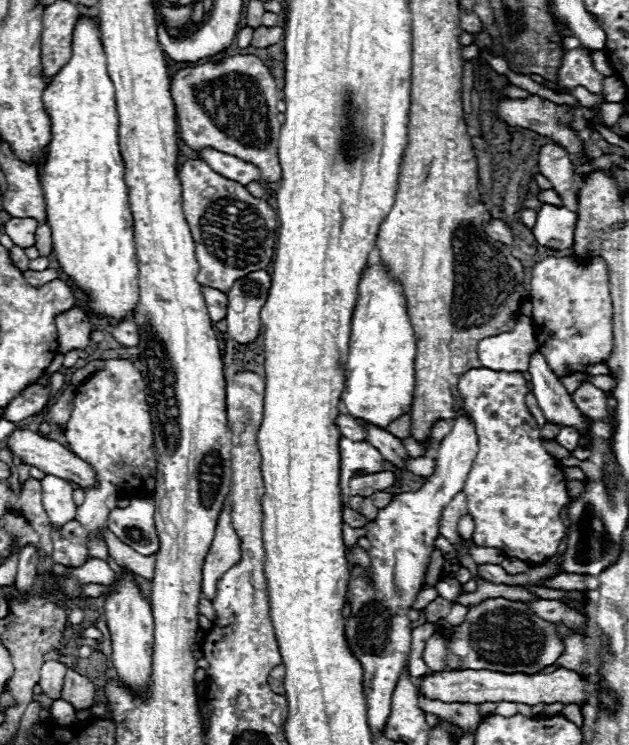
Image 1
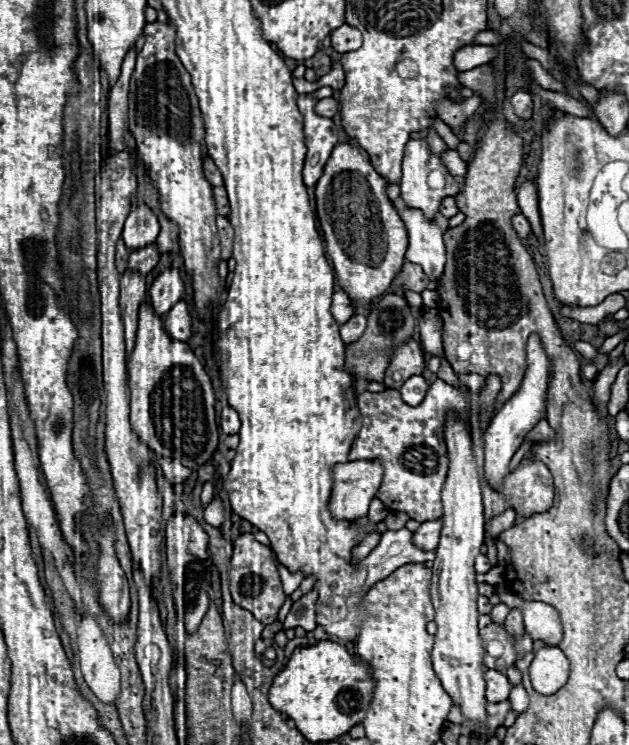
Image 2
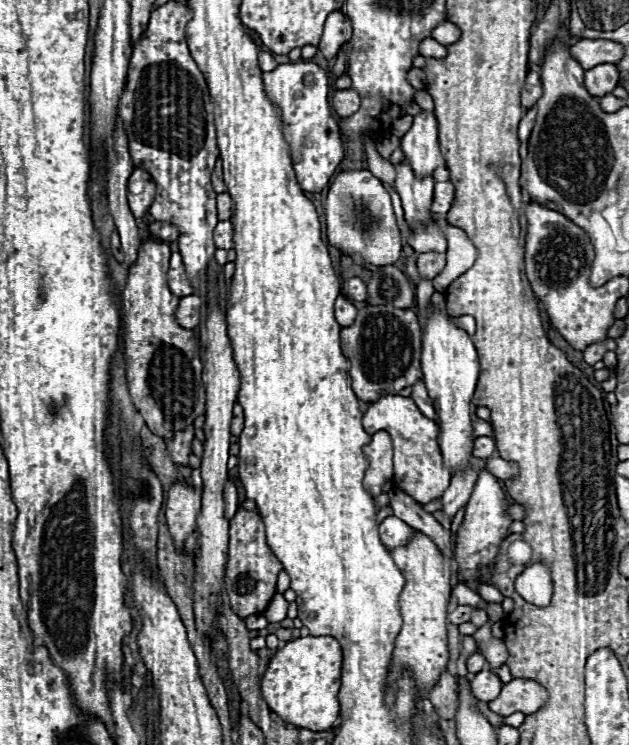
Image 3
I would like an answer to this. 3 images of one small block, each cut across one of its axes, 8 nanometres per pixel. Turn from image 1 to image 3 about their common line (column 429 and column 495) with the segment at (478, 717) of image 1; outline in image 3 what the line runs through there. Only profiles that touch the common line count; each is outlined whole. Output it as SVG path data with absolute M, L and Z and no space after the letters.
M514 678L502 686L496 700L488 702L490 710L500 716L510 716L514 712L532 714L538 712L548 700L548 692L534 680Z

